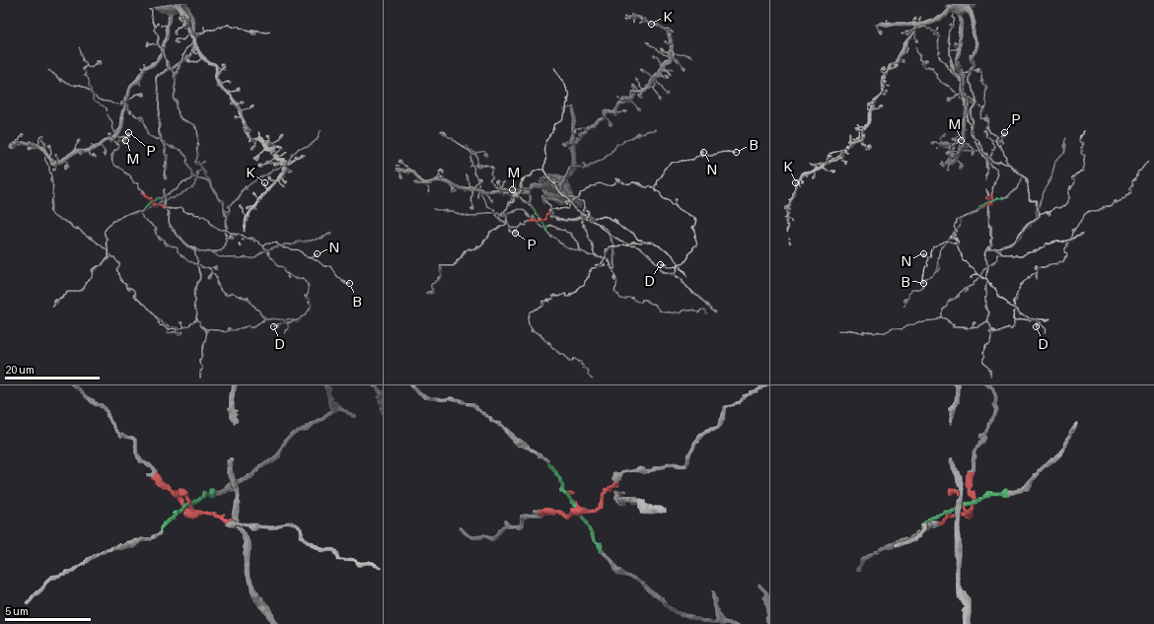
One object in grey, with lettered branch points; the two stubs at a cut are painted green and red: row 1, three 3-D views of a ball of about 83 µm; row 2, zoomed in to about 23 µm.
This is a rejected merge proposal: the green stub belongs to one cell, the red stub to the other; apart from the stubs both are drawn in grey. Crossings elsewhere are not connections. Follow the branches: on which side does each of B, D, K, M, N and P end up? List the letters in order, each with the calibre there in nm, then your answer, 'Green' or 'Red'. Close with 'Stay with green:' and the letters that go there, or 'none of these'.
B: Thickness 190 nm. Red
D: Thickness 360 nm. Red
K: Thickness 140 nm. Green
M: Thickness 400 nm. Green
N: Thickness 360 nm. Red
P: Thickness 550 nm. Red
Stay with green: K, M

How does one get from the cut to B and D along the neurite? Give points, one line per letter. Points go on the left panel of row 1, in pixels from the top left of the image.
B: (153, 201), (181, 209), (220, 231), (252, 238), (261, 244), (276, 242), (299, 249), (350, 283)
D: (153, 201), (181, 209), (230, 234), (252, 238), (276, 265), (303, 278), (309, 309), (301, 317), (273, 326)

